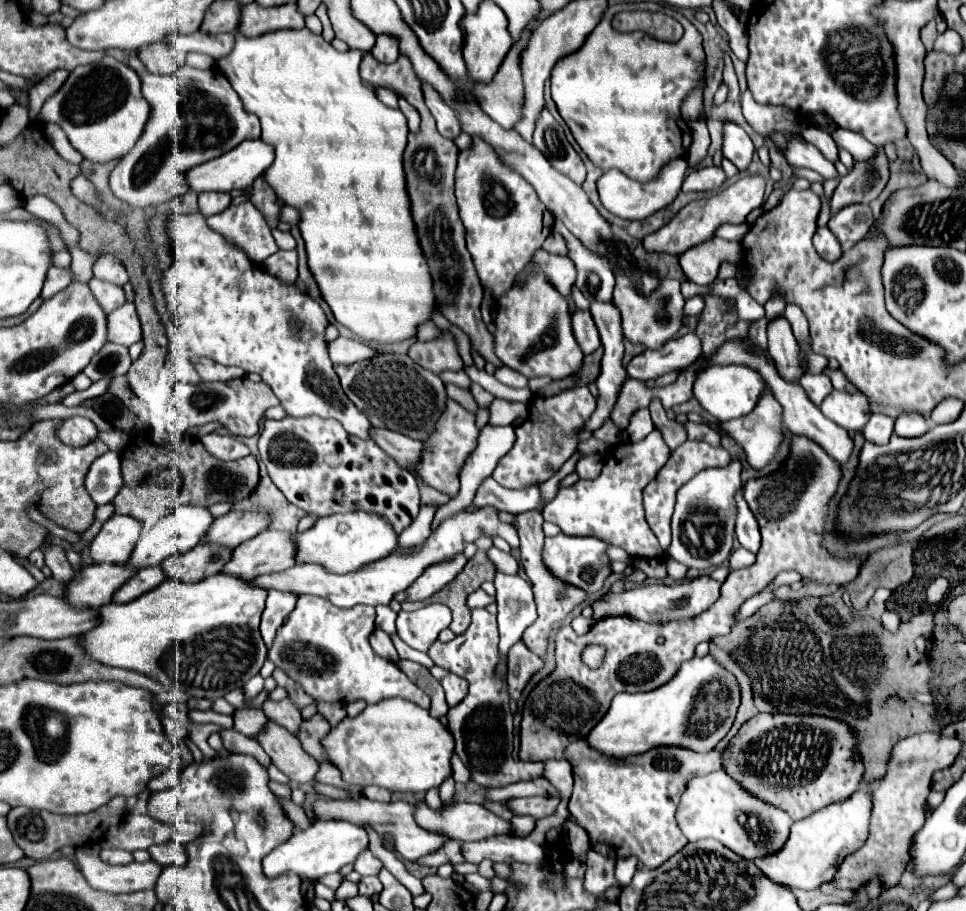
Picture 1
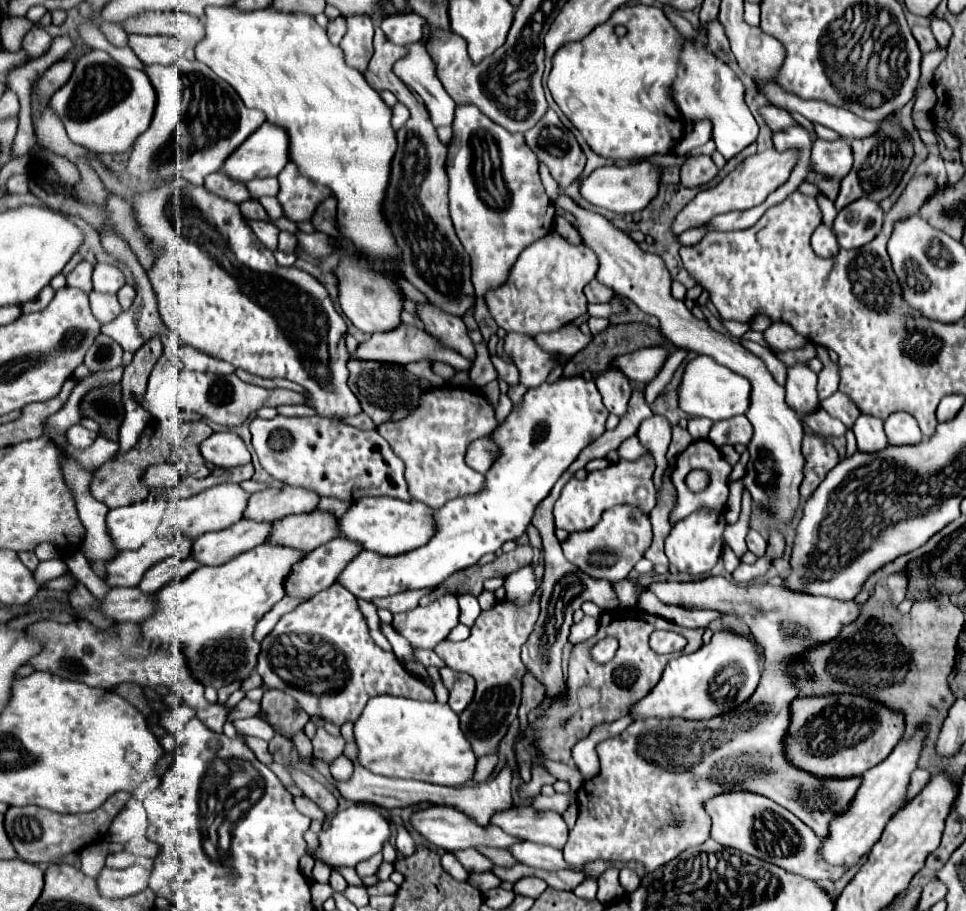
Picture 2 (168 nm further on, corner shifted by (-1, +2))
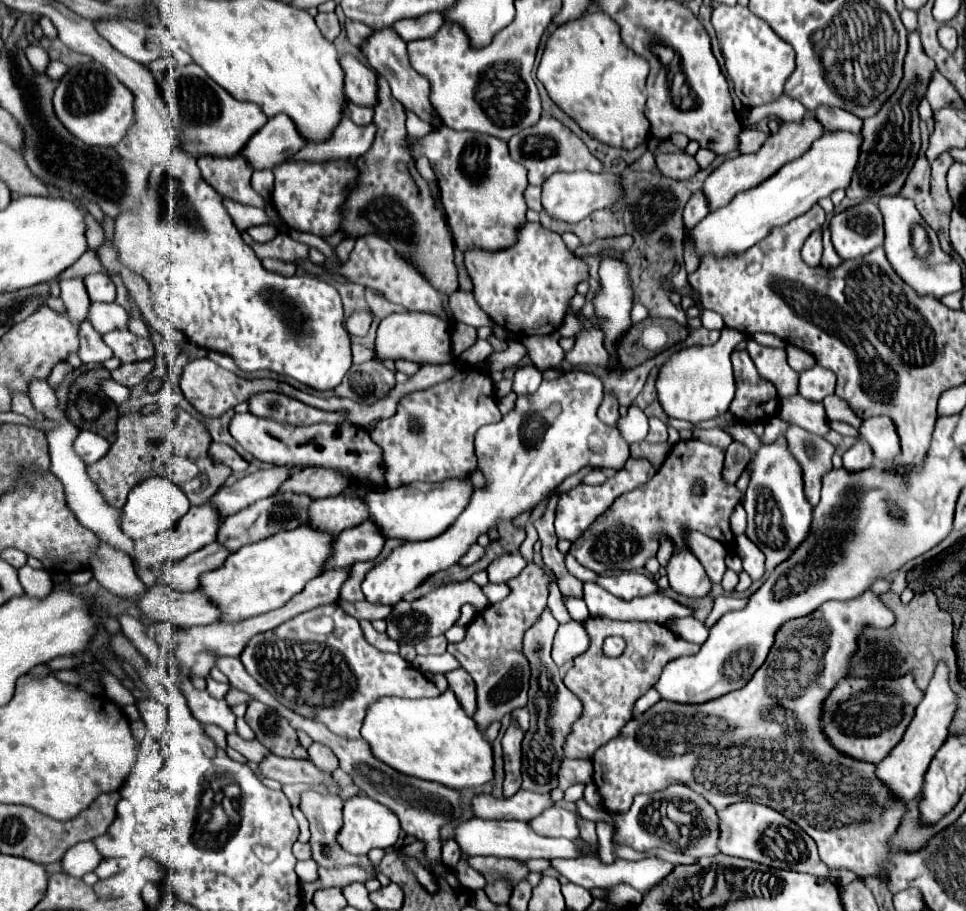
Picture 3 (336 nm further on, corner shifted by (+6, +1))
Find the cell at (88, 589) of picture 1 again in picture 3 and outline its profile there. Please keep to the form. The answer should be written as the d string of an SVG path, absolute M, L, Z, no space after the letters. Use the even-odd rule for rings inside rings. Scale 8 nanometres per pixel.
M210 503L206 505L198 505L198 507L190 507L188 515L184 515L184 519L180 519L180 523L176 523L176 527L172 527L170 531L158 533L158 535L150 535L144 537L136 543L136 551L134 551L134 565L138 567L160 567L166 561L180 561L186 555L202 549L204 545L210 545L216 541L216 531L220 523L220 515L214 507L210 507Z

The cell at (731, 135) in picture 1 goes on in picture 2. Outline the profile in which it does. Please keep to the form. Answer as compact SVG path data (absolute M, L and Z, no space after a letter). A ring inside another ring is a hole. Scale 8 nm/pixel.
M685 42L681 58L685 64L685 72L683 78L679 78L677 84L673 86L673 100L677 108L691 120L709 118L713 122L713 140L717 144L717 150L727 160L737 156L741 150L745 150L749 144L757 140L757 132L759 132L755 118L745 106L741 80L731 72L727 64L723 64L705 48L699 48L697 42L693 44Z

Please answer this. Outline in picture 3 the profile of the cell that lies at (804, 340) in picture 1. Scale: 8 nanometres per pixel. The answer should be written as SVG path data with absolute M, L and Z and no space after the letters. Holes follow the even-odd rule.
M814 365L812 369L800 373L798 393L804 395L804 399L822 401L824 397L834 393L834 385L836 385L836 375L832 375L832 371L824 367Z

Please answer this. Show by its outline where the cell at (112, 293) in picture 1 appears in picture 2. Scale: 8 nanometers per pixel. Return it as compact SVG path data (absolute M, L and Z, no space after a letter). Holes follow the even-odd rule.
M93 290L89 294L89 302L91 302L91 310L93 310L95 318L99 318L101 324L111 322L111 318L117 318L121 312L117 294L99 294Z

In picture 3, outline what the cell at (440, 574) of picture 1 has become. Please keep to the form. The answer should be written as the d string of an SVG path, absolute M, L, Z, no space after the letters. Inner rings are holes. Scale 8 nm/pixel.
M338 601L338 607L342 607L348 615L356 617L356 619L366 619L366 621L374 621L374 619L386 619L392 611L392 607L388 605L374 605L368 601L356 601L356 603L344 603Z

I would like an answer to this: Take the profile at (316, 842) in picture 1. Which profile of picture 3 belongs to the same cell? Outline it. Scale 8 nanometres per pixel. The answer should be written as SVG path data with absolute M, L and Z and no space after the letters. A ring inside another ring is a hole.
M356 795L348 801L344 801L344 827L338 833L338 843L354 855L366 855L370 849L380 847L380 849L388 849L392 845L398 843L402 833L400 821L396 815L392 815L392 811L380 803L376 803L374 799L366 797L366 795Z

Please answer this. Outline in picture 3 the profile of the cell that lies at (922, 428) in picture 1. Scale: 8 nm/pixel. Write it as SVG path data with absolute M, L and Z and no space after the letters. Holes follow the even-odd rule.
M886 415L864 419L858 431L862 439L866 439L868 445L872 447L876 465L886 465L896 455L900 455L900 439L898 439L896 427L892 419L888 419Z

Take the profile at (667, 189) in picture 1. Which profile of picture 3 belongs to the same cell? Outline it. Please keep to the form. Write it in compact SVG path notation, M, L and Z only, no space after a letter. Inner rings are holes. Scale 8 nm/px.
M580 171L580 173L556 173L550 175L544 183L542 183L542 207L544 211L556 219L556 221L564 221L564 223L578 223L584 217L588 217L592 211L604 209L608 205L612 205L618 197L620 197L620 187L616 183L616 175L608 175L608 173L588 173L588 171Z

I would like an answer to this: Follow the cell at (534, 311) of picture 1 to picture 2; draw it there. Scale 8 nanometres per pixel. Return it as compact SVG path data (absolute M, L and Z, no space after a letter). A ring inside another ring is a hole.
M507 332L503 350L519 368L521 384L527 388L539 386L541 382L545 382L549 372L559 364L559 356L545 352L529 334Z

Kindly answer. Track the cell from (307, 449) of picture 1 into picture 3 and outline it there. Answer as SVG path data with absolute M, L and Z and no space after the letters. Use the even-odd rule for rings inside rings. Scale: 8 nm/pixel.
M236 413L230 419L228 431L248 453L252 453L264 463L290 467L332 467L350 477L350 481L370 477L374 485L384 485L384 461L380 447L362 427L350 423L318 423L308 427L294 427L276 423L272 419L260 419L252 413Z

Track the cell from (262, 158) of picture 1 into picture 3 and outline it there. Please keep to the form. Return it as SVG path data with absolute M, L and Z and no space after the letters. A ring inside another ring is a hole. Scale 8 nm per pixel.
M280 113L268 119L268 123L248 141L242 149L254 169L272 169L276 163L286 161L288 155L300 151L306 139L298 133L294 121Z

